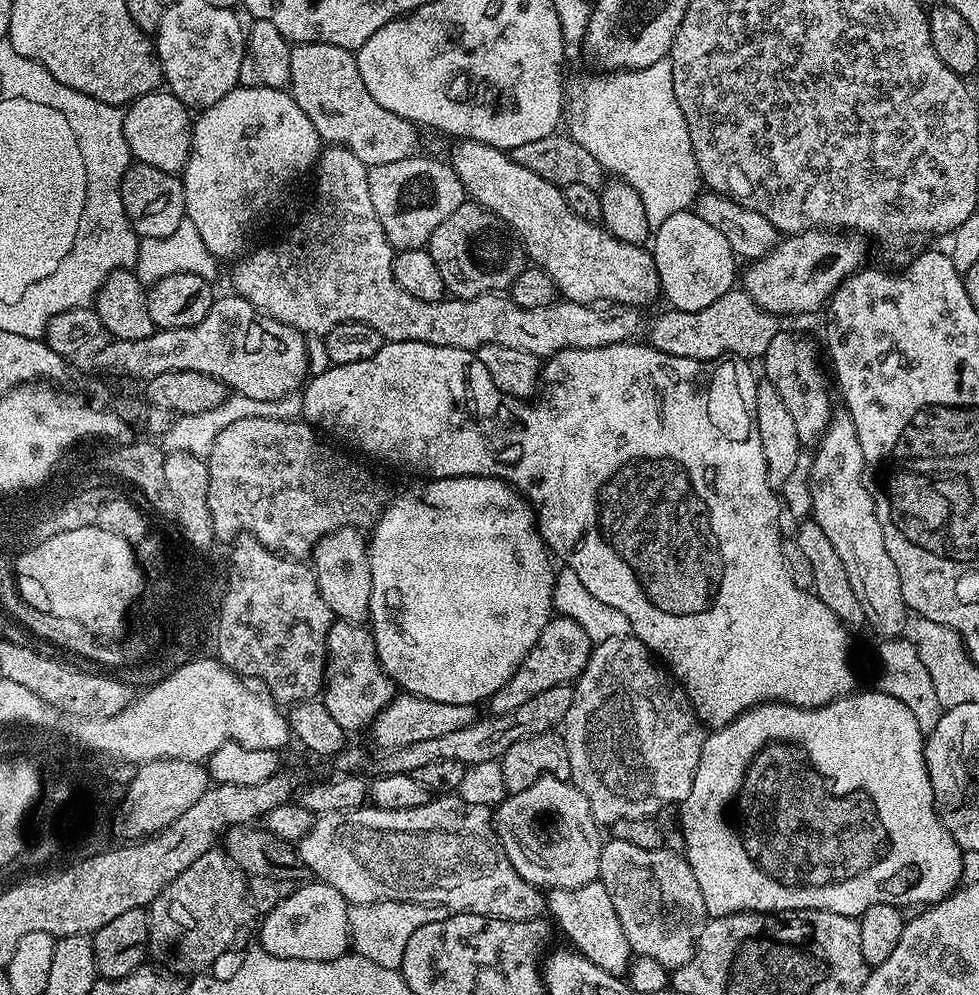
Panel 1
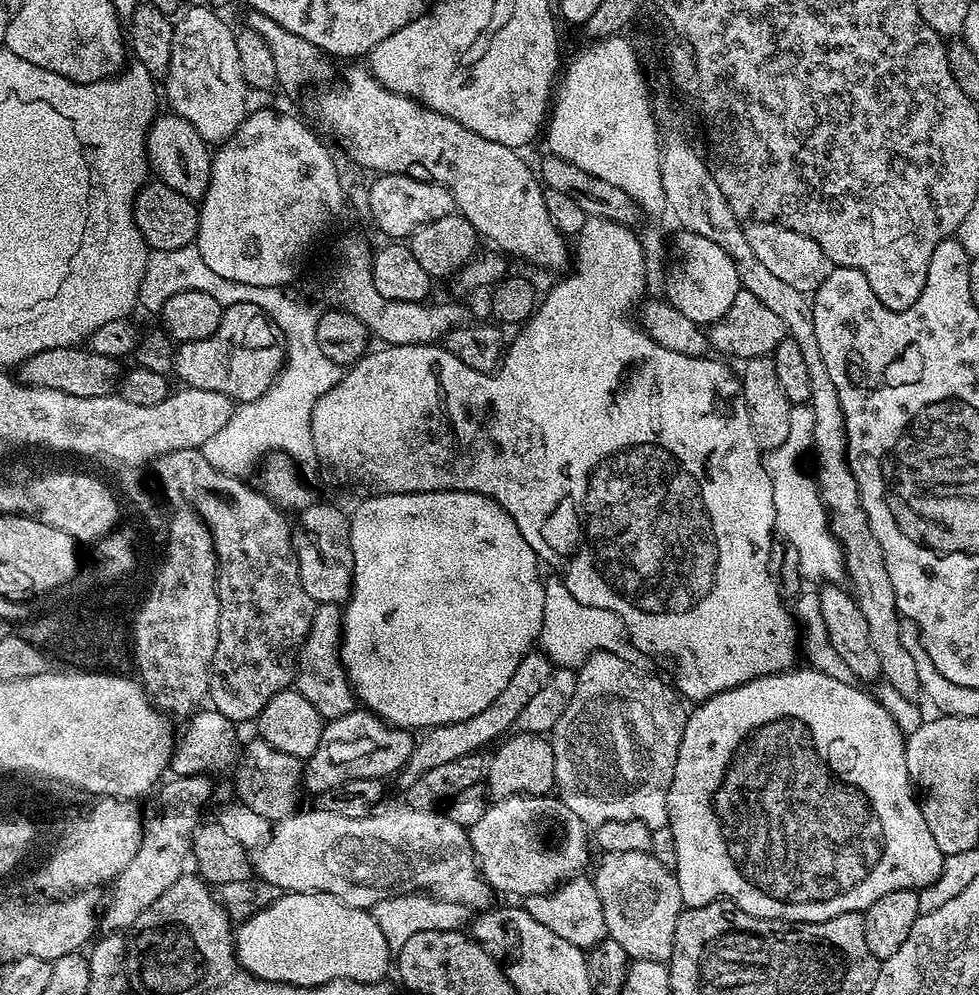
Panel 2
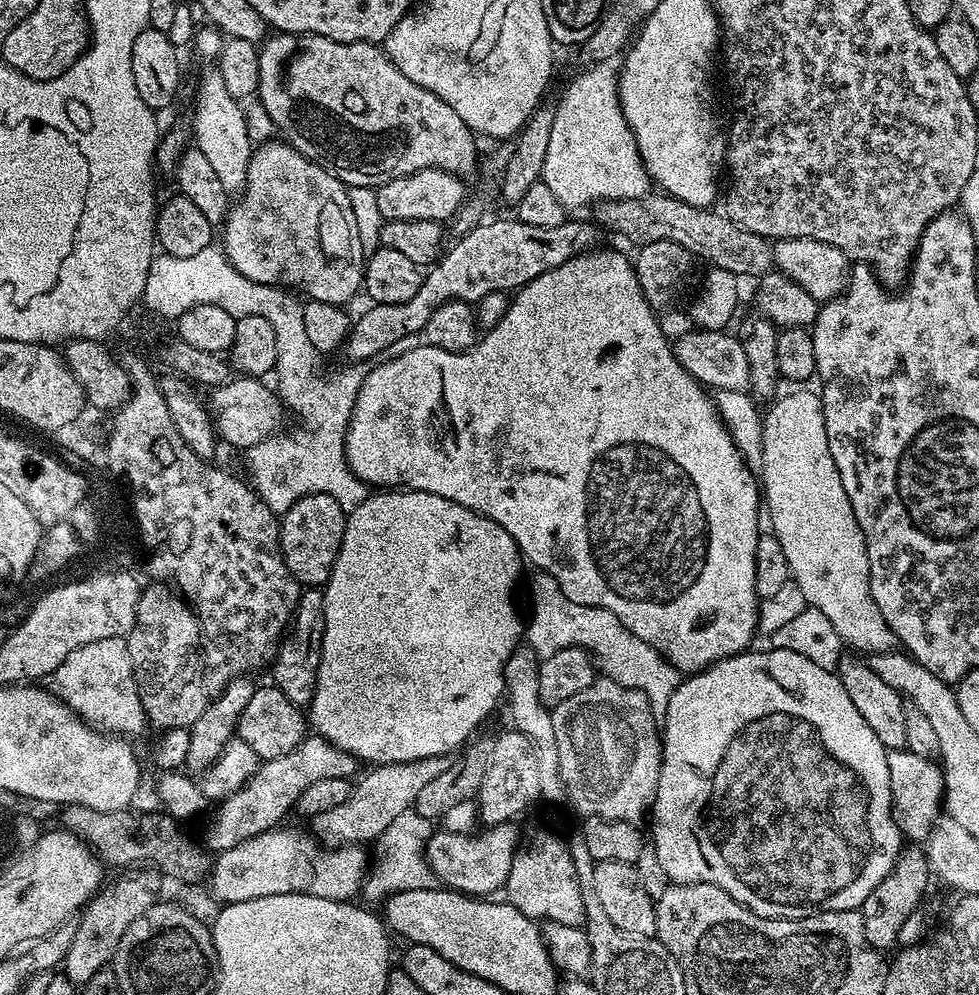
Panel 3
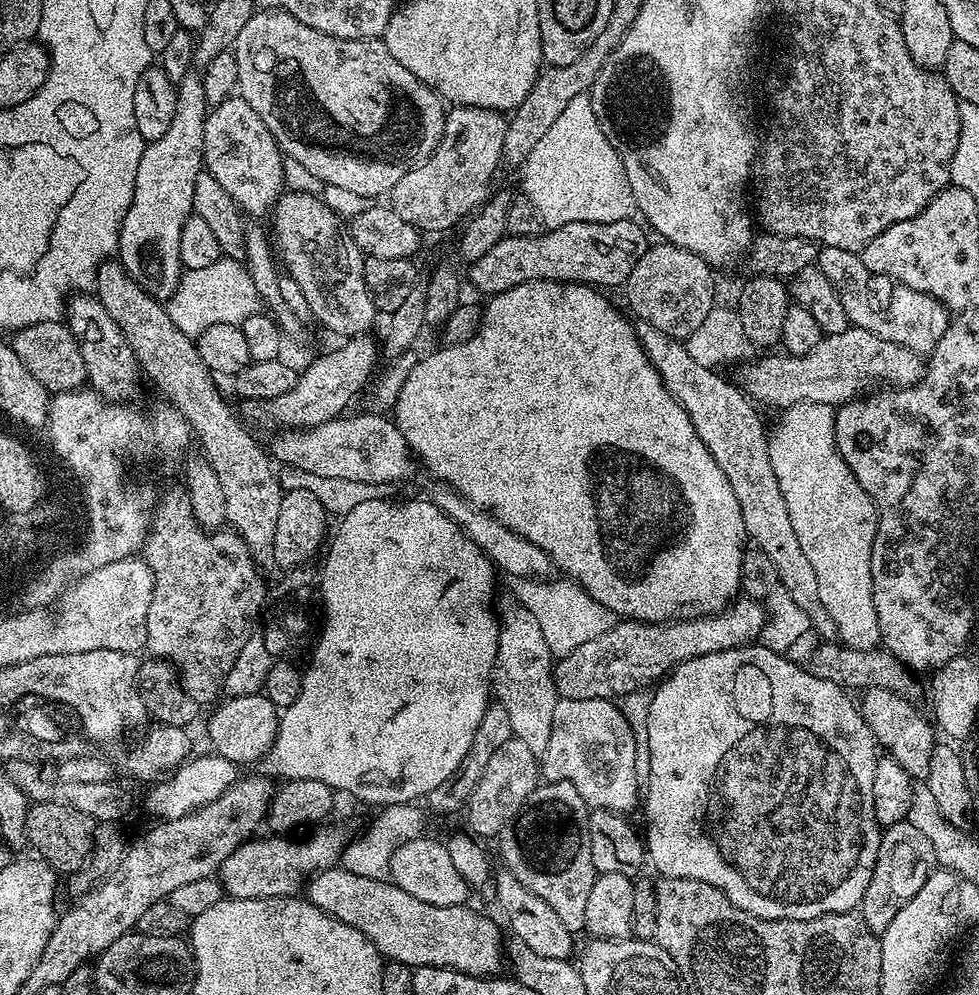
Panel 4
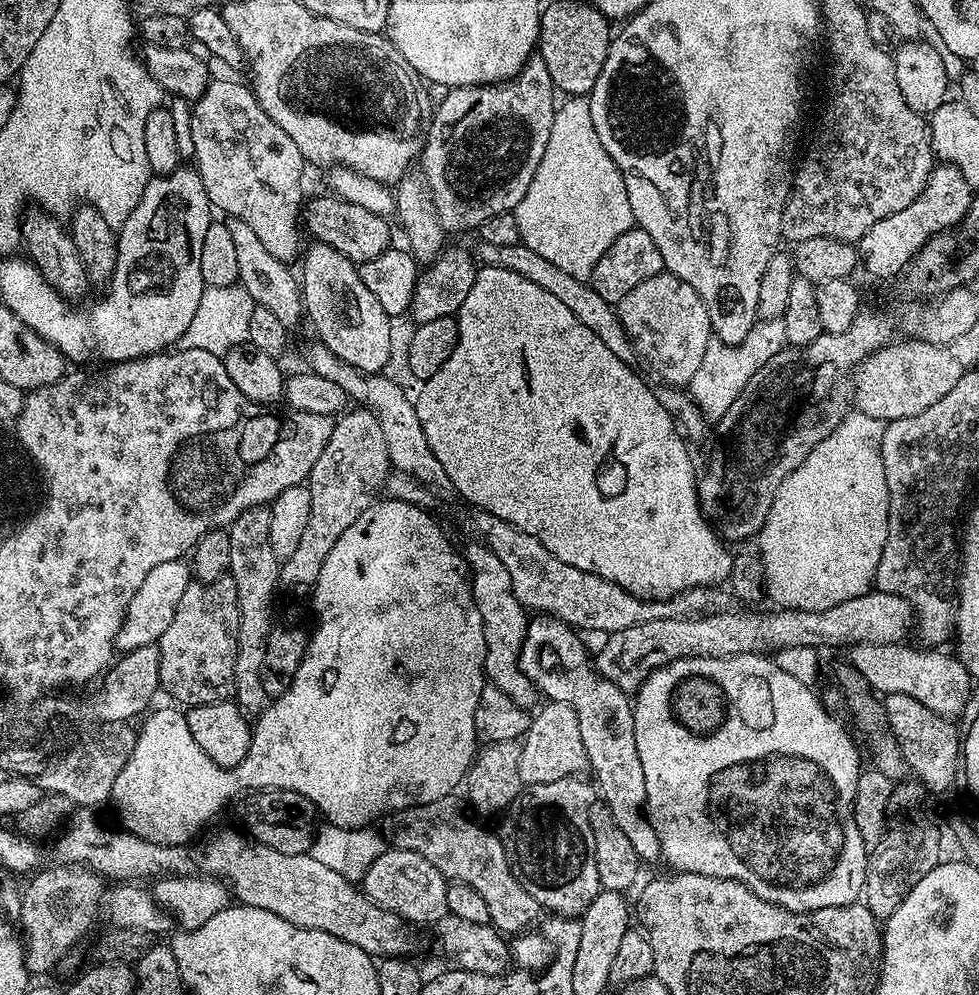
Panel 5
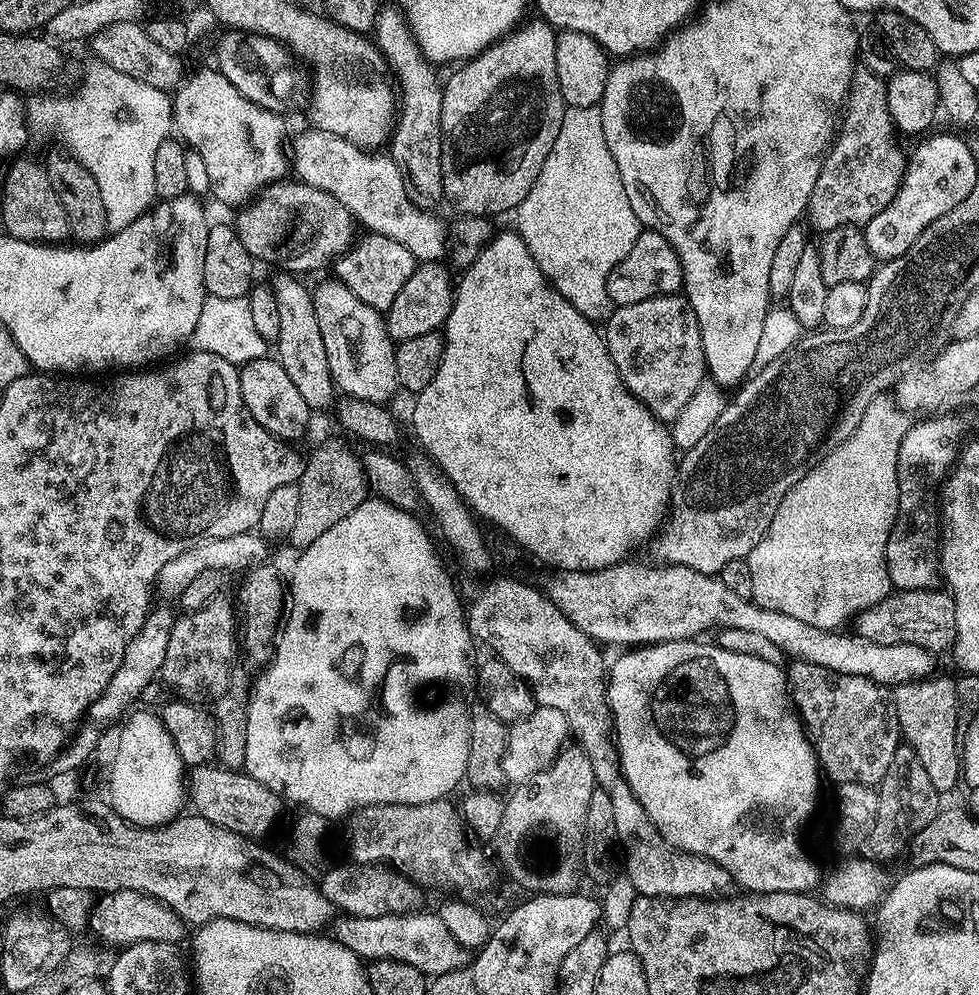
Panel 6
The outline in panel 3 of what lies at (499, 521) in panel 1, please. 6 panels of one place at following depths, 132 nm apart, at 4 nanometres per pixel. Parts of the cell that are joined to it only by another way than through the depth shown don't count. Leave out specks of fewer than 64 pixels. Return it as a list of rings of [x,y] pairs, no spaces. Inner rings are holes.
[[[380,490],[369,495],[362,506],[347,513],[338,558],[327,584],[322,588],[324,637],[320,665],[316,671],[316,688],[306,712],[311,731],[323,740],[329,740],[348,755],[356,757],[357,761],[364,763],[365,760],[365,765],[368,766],[405,764],[455,753],[473,737],[472,731],[495,710],[496,703],[499,700],[501,703],[505,695],[504,667],[510,654],[522,640],[522,622],[520,626],[520,612],[516,609],[515,600],[520,564],[522,565],[520,548],[514,538],[510,538],[510,534],[506,534],[506,530],[502,530],[498,522],[479,516],[474,510],[466,510],[466,506],[458,506],[458,502],[438,498],[438,494],[411,490]]]

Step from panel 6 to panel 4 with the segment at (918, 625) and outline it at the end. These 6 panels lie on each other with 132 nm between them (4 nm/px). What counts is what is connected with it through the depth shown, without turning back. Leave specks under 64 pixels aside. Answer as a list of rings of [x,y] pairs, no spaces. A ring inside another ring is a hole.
[[[737,598],[714,616],[699,616],[693,620],[674,620],[671,624],[647,624],[641,620],[621,619],[612,629],[583,642],[555,661],[552,677],[556,695],[562,700],[610,700],[619,701],[637,690],[648,690],[664,679],[669,672],[679,669],[687,660],[697,660],[706,654],[718,654],[731,648],[743,648],[759,641],[766,621],[766,608],[759,600]]]

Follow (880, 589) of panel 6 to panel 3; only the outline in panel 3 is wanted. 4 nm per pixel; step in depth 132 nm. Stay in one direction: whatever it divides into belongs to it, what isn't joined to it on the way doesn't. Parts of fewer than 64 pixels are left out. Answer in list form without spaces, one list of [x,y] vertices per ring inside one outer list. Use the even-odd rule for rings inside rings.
[[[788,392],[784,397],[771,401],[772,409],[767,413],[763,413],[762,419],[764,429],[762,430],[762,462],[759,469],[764,472],[764,480],[762,476],[762,492],[766,503],[766,516],[772,519],[771,535],[778,538],[778,542],[782,542],[782,551],[786,553],[786,562],[792,581],[798,584],[799,589],[805,594],[805,602],[807,607],[817,608],[826,614],[829,618],[834,630],[837,631],[838,638],[845,645],[848,644],[849,649],[855,650],[860,654],[873,654],[878,652],[891,652],[897,647],[898,641],[894,630],[888,628],[888,624],[882,618],[882,614],[878,610],[878,606],[874,602],[874,598],[870,594],[870,566],[868,565],[868,555],[866,554],[866,542],[862,530],[858,526],[858,522],[854,518],[854,510],[850,506],[850,498],[846,498],[846,490],[842,486],[842,478],[838,478],[838,466],[834,466],[834,458],[830,458],[830,446],[826,442],[826,422],[822,414],[822,402],[819,395],[813,392]]]

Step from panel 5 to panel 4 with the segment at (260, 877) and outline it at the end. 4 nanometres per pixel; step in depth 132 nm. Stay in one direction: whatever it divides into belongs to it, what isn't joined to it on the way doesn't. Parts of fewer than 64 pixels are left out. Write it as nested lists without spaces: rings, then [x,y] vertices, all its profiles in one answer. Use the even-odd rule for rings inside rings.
[[[342,866],[327,868],[311,877],[306,885],[306,898],[334,919],[366,934],[385,961],[406,964],[413,970],[429,964],[481,978],[492,978],[499,973],[496,971],[500,960],[502,964],[500,928],[472,906],[430,906],[430,902],[406,894],[391,879],[361,878]]]

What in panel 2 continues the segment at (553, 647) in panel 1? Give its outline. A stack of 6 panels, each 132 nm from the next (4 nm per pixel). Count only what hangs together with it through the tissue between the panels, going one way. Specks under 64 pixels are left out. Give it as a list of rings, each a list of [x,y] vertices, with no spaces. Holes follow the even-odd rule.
[[[529,650],[522,658],[522,662],[518,662],[518,670],[514,670],[510,682],[506,682],[506,690],[502,690],[502,694],[498,694],[498,698],[494,698],[494,702],[490,702],[486,710],[470,718],[462,718],[462,722],[441,724],[438,728],[427,729],[421,735],[424,737],[416,740],[416,749],[412,751],[399,773],[401,789],[406,790],[415,780],[422,778],[426,770],[434,770],[445,762],[454,762],[454,758],[462,758],[471,752],[480,752],[487,744],[495,745],[501,737],[511,733],[518,718],[518,710],[522,710],[522,706],[526,706],[526,702],[530,702],[530,698],[534,698],[534,694],[538,694],[542,686],[546,686],[553,670],[554,664],[544,652]]]

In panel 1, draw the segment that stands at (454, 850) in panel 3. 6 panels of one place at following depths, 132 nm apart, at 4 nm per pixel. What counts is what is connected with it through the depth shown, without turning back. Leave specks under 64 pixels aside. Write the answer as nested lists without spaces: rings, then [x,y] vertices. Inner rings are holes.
[[[543,776],[538,778],[538,782],[534,782],[534,786],[526,786],[526,790],[511,793],[494,809],[494,823],[496,825],[496,837],[500,839],[502,850],[506,854],[506,858],[514,866],[514,870],[526,882],[530,882],[534,887],[541,890],[551,890],[553,888],[577,888],[578,886],[586,886],[590,882],[600,879],[600,859],[602,858],[602,850],[604,849],[604,840],[600,832],[601,825],[596,823],[592,817],[590,810],[590,802],[586,802],[586,798],[582,798],[582,794],[568,780],[559,780],[553,776]]]

